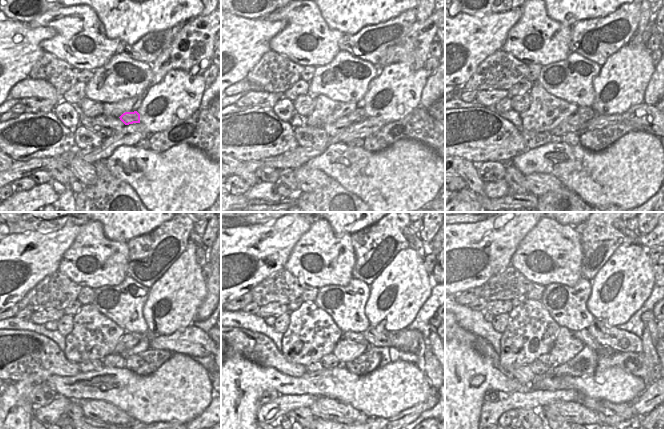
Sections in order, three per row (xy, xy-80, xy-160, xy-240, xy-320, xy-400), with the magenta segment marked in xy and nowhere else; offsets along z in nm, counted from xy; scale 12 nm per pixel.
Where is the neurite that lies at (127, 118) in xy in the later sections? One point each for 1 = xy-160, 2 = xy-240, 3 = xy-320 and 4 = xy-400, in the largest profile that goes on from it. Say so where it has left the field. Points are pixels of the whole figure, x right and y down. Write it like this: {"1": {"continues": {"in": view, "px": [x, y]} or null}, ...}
{"1": {"continues": {"in": "xy-160", "px": [587, 113]}}, "2": {"continues": {"in": "xy-240", "px": [139, 336]}}, "3": {"continues": {"in": "xy-320", "px": [377, 336]}}, "4": {"continues": {"in": "xy-400", "px": [620, 340]}}}

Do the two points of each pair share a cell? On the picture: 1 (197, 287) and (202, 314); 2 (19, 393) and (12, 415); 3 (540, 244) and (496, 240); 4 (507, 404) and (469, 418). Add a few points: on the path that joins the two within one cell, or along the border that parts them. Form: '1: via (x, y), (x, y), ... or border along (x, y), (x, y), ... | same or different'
1: border along (206, 282), (207, 295), (198, 308), (195, 319) | different
2: via (19, 398), (19, 407), (16, 410) | same
3: border along (536, 224), (521, 241), (510, 263) | different
4: border along (483, 402), (479, 418) | different

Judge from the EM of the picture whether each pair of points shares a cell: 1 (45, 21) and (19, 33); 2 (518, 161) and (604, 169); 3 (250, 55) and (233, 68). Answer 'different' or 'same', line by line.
1: different
2: same
3: same

